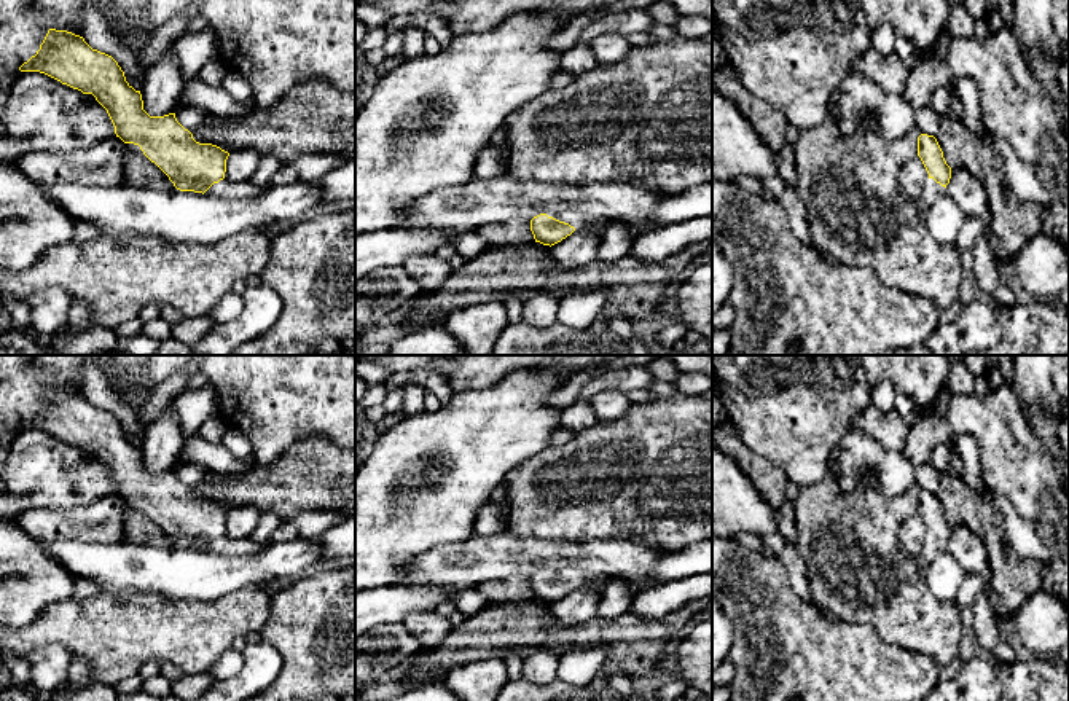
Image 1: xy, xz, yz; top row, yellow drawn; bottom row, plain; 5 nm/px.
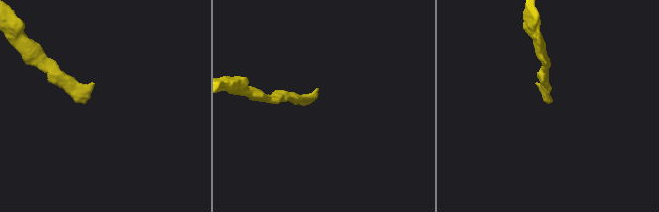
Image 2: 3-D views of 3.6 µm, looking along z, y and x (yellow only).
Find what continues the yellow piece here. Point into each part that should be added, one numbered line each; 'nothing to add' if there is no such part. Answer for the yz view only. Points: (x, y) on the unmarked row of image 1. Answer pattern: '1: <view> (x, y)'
1: yz (932, 547)

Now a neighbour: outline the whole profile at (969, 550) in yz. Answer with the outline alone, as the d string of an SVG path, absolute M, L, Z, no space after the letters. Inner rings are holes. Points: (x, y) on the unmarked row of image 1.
M951 526L946 551L962 566L965 574L978 574L989 578L989 558L980 535L962 526Z

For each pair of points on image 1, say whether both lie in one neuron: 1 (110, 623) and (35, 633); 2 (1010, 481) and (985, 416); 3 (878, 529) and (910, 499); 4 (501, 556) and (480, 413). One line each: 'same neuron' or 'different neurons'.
1: same neuron
2: same neuron
3: same neuron
4: different neurons

